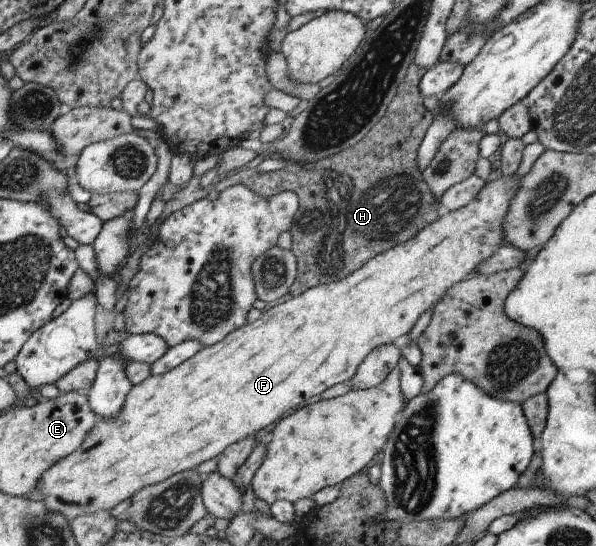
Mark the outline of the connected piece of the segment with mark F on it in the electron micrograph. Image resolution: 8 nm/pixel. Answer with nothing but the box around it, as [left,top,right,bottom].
[28,176,519,520]

